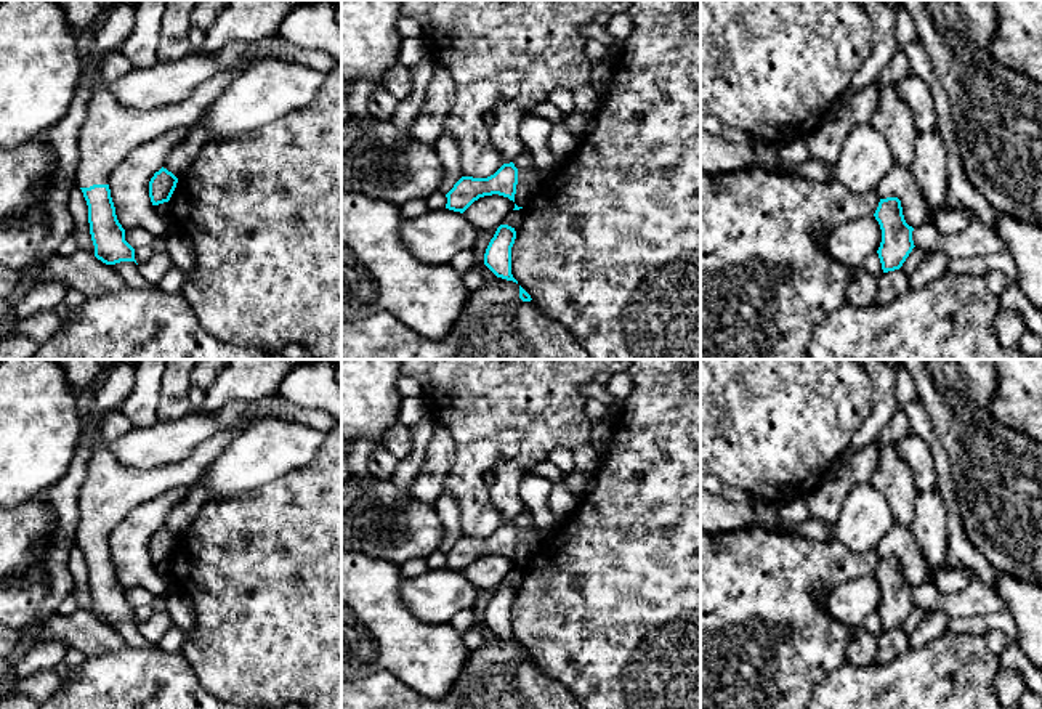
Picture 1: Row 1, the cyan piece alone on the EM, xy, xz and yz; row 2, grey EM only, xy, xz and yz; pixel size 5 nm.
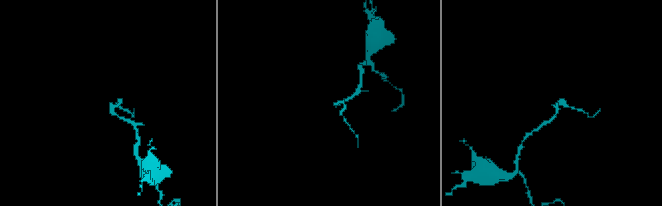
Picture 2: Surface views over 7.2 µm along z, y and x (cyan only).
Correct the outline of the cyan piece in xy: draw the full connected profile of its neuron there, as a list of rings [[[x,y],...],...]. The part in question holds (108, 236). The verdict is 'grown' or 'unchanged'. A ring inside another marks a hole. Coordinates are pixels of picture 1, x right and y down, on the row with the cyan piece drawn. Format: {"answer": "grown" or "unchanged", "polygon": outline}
{"answer": "grown", "polygon": [[[277,34],[253,42],[252,61],[202,83],[191,98],[152,111],[136,111],[120,104],[106,82],[98,80],[87,101],[85,122],[79,135],[80,162],[75,184],[88,205],[90,234],[95,257],[106,265],[135,261],[135,249],[125,241],[109,189],[109,173],[138,146],[170,128],[194,124],[199,114],[234,79],[261,59],[293,61],[322,74],[341,63],[324,50],[297,47]]]}

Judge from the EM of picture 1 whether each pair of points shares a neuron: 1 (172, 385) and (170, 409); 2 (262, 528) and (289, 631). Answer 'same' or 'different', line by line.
1: same
2: same

